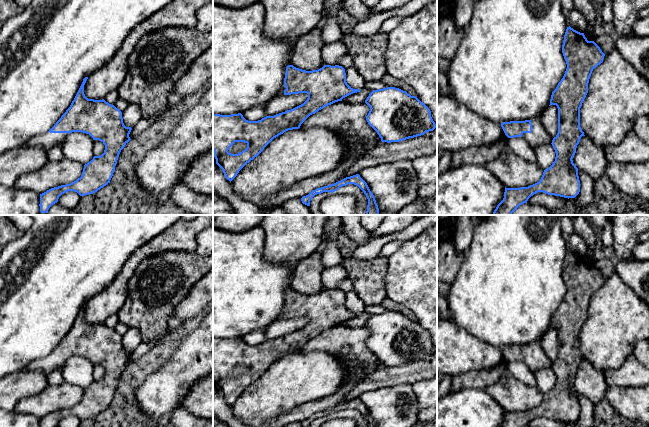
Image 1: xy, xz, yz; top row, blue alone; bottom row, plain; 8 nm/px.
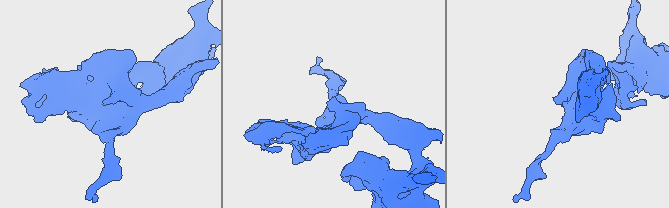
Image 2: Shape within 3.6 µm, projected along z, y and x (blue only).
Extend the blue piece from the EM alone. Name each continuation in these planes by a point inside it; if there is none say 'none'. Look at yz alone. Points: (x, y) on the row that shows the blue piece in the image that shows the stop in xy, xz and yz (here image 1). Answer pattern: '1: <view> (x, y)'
1: yz (538, 136)

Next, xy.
1: xy (47, 140)

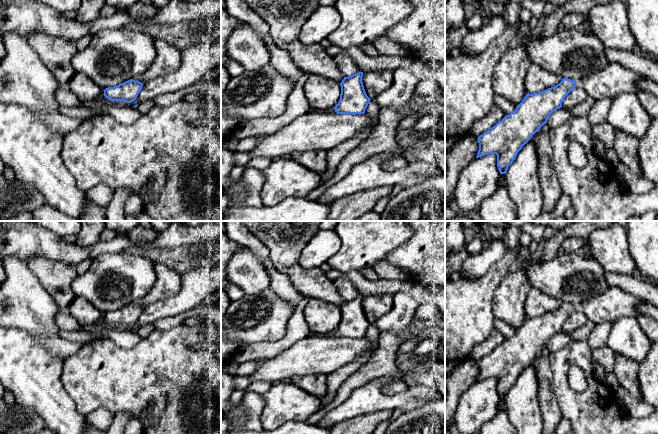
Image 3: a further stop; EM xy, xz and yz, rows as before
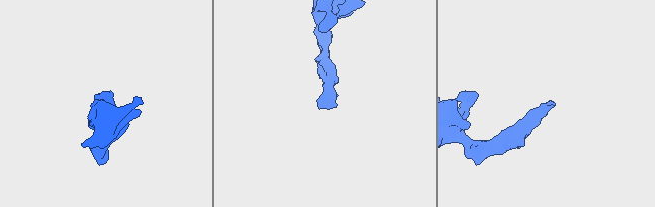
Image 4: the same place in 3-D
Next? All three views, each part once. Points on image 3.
1: yz (614, 79)

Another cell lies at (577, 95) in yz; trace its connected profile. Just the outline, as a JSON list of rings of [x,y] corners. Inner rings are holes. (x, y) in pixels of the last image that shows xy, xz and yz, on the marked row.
[[[575,87],[570,93],[564,98],[562,102],[562,107],[566,109],[571,109],[574,106],[584,102],[588,98],[588,94],[585,90]]]

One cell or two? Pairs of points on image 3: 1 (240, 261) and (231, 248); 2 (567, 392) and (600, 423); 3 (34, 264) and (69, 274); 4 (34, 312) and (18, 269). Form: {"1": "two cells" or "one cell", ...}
{"1": "two cells", "2": "one cell", "3": "one cell", "4": "one cell"}

